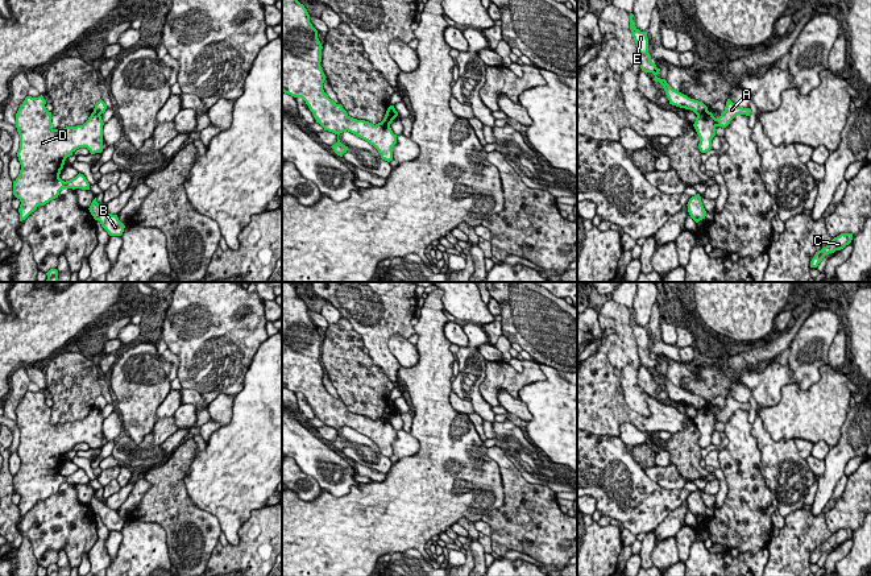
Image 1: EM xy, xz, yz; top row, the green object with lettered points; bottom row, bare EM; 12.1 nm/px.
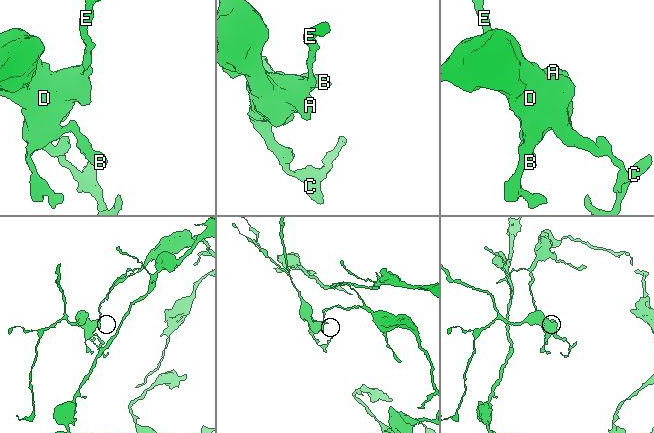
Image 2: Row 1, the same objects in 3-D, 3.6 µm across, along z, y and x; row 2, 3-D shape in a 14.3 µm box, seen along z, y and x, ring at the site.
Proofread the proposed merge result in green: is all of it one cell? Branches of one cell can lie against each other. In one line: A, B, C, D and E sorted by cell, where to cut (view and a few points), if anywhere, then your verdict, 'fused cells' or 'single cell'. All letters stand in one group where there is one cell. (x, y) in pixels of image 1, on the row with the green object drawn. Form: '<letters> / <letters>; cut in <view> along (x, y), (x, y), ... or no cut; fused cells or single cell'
A B C D / E; cut in yz along (706, 110), (697, 115); fused cells

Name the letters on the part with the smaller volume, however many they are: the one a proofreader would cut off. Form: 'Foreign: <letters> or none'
Foreign: A, B, C, D

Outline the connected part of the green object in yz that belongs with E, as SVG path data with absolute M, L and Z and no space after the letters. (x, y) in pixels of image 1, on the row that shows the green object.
M631 13L630 14L630 29L631 29L634 41L636 43L638 51L639 51L639 62L640 62L642 71L644 71L646 74L652 72L655 75L655 78L652 80L659 82L663 86L665 95L669 100L669 104L680 107L680 108L690 109L696 115L706 112L708 107L702 101L688 98L687 95L673 90L667 83L665 79L660 79L656 76L659 74L660 69L658 69L656 65L651 62L651 55L648 53L647 33L640 32L635 26L632 17L634 17L634 14Z

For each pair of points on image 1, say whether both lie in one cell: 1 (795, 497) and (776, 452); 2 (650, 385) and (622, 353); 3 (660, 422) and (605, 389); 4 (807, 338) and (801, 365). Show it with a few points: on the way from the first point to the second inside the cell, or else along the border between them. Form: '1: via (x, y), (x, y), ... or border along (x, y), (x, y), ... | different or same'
1: via (791, 487), (789, 477), (782, 463) | same
2: border along (641, 364), (638, 384), (645, 392) | different
3: via (646, 422), (629, 415), (617, 403) | same
4: via (807, 344), (805, 359) | same

